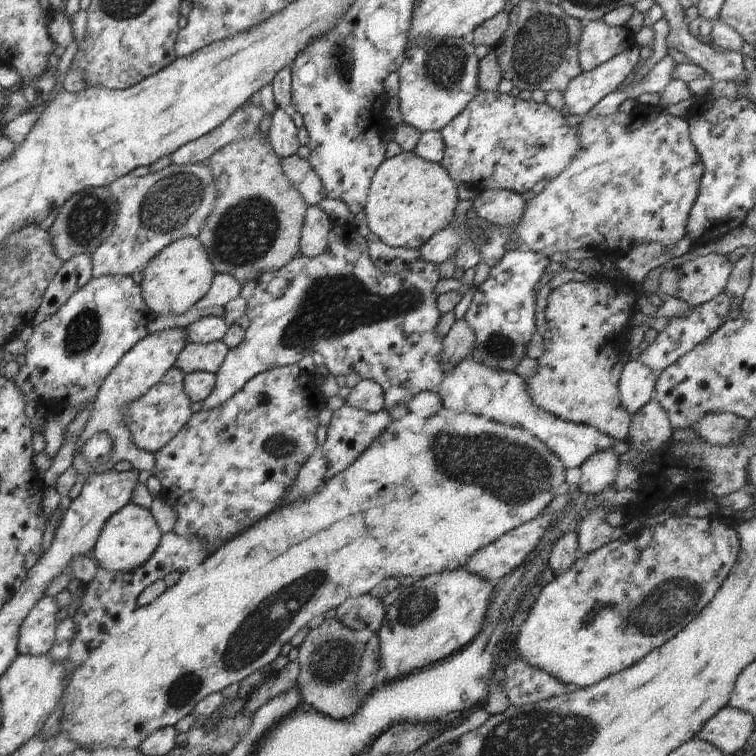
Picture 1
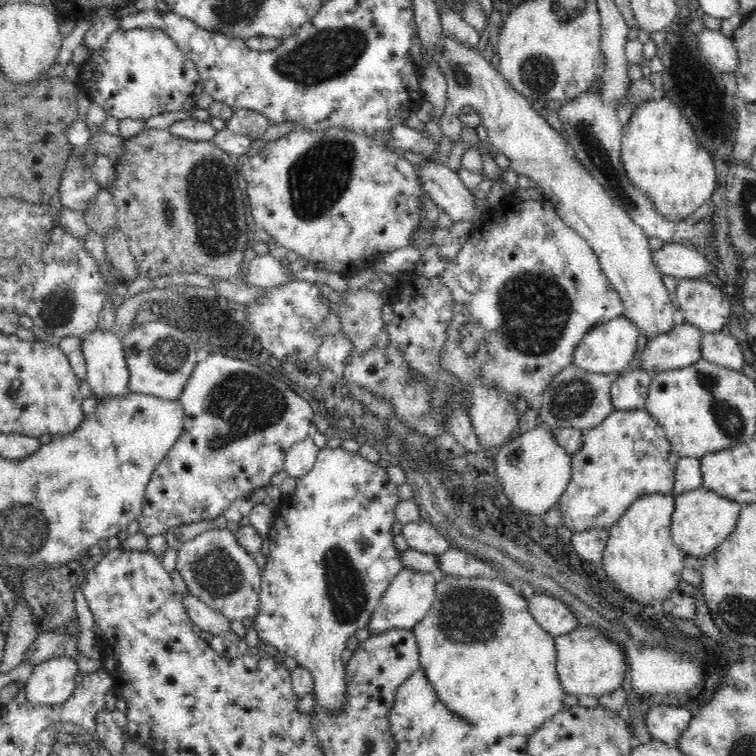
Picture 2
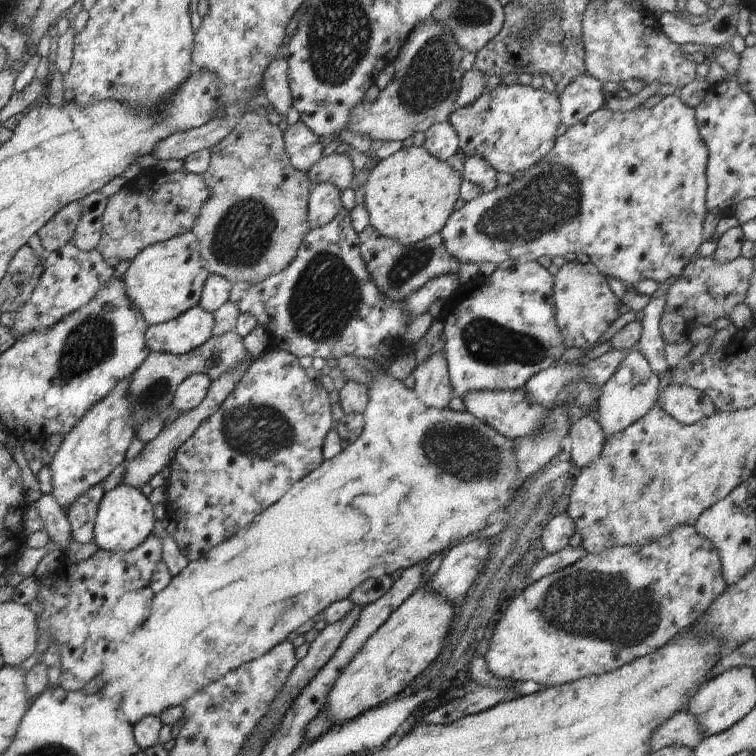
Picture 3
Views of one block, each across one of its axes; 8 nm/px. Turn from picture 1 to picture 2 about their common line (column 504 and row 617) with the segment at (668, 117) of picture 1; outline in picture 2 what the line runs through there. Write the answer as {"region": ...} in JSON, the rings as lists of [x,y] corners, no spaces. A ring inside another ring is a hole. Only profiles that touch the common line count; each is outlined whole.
{"region":[[[228,528],[212,529],[202,532],[194,539],[183,542],[178,549],[175,570],[182,575],[184,582],[187,584],[187,589],[198,600],[221,612],[231,621],[243,620],[251,630],[250,624],[253,624],[253,618],[260,610],[261,574],[252,555],[242,547],[242,544],[236,538],[236,533],[228,530]]]}

